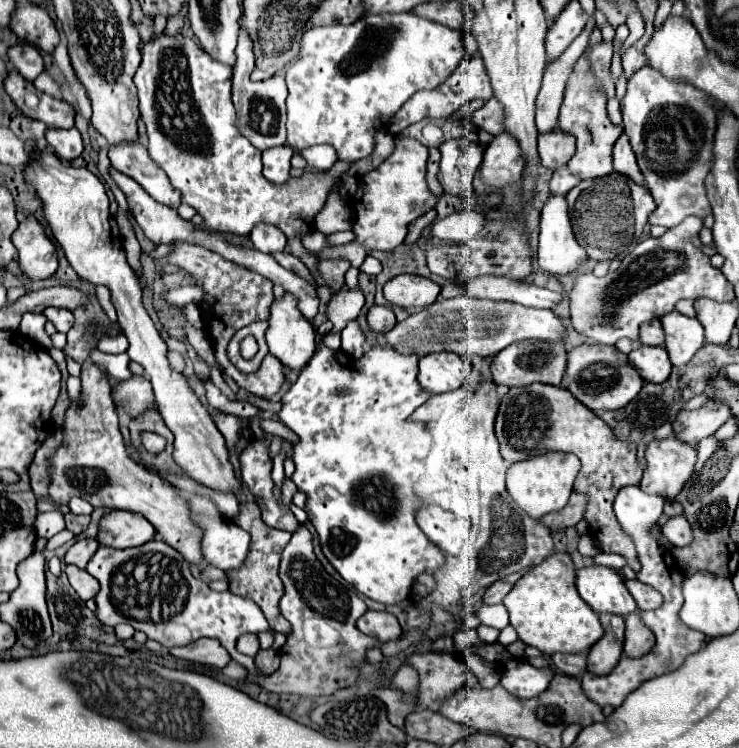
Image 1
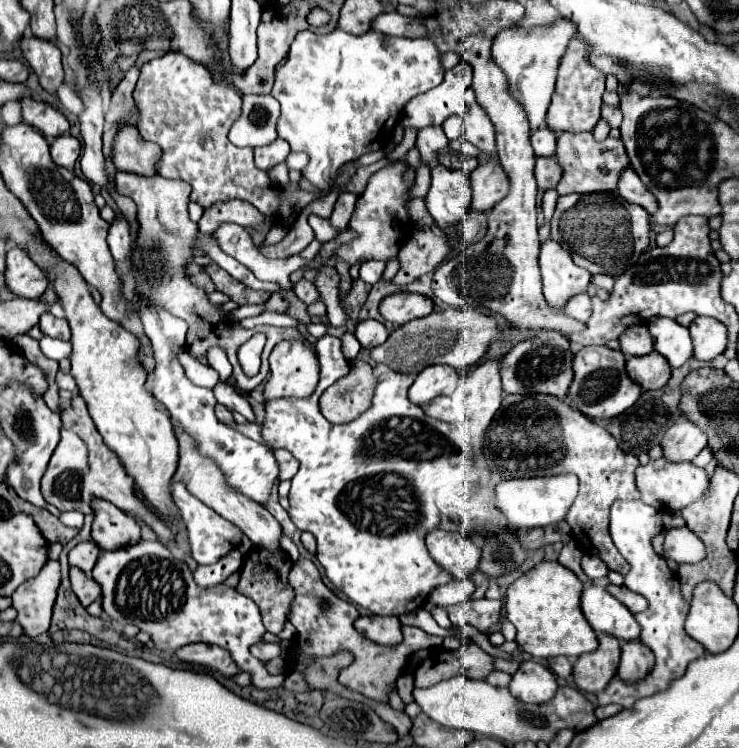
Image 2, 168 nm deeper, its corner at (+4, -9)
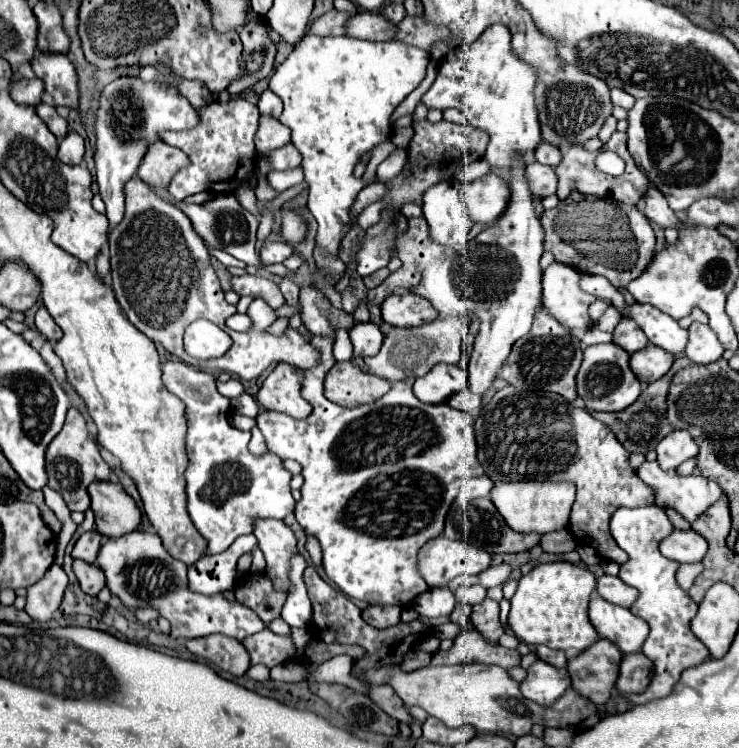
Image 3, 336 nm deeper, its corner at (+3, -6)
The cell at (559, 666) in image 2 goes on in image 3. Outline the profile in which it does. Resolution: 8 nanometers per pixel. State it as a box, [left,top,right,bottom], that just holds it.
[536,645,566,669]

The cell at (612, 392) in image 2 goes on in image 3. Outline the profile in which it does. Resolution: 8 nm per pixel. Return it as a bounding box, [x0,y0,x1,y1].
[576,343,642,413]

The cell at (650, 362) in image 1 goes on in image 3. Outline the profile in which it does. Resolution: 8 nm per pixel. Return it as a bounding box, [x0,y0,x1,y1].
[630,345,674,383]

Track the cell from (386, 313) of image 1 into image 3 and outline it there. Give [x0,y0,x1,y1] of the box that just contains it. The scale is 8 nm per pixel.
[350,323,384,357]

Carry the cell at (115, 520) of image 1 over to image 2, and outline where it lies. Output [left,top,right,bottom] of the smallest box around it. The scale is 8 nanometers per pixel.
[91,498,141,550]

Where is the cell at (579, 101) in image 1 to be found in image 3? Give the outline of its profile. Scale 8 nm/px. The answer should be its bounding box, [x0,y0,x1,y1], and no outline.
[556,131,648,205]

